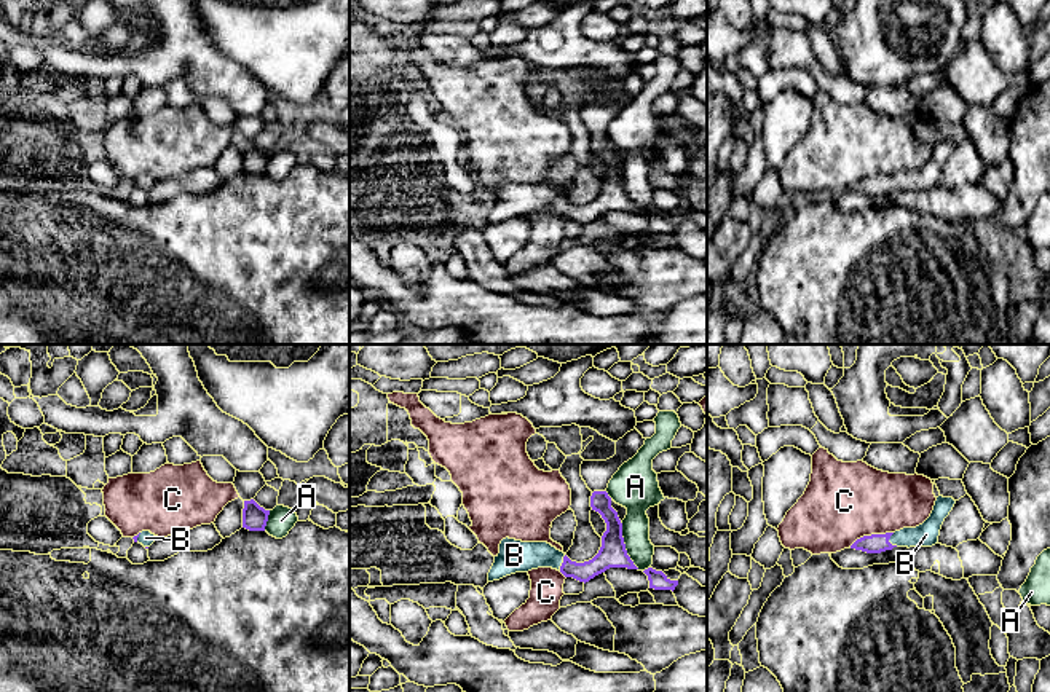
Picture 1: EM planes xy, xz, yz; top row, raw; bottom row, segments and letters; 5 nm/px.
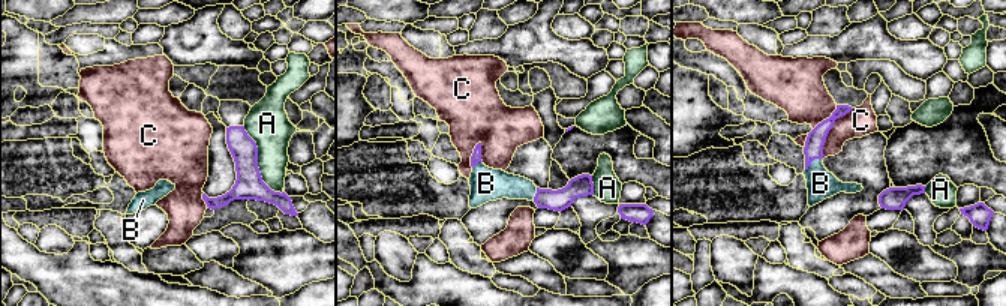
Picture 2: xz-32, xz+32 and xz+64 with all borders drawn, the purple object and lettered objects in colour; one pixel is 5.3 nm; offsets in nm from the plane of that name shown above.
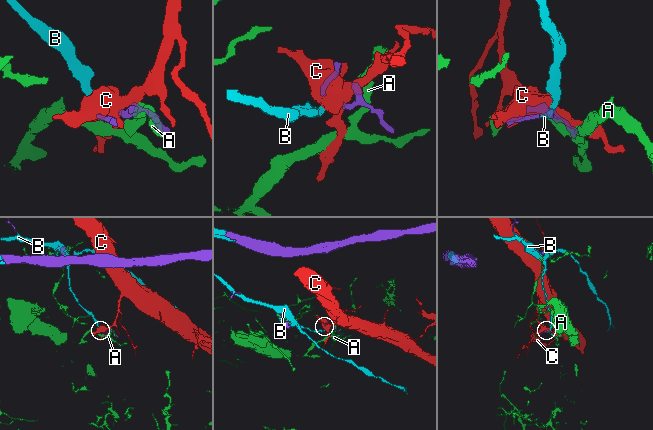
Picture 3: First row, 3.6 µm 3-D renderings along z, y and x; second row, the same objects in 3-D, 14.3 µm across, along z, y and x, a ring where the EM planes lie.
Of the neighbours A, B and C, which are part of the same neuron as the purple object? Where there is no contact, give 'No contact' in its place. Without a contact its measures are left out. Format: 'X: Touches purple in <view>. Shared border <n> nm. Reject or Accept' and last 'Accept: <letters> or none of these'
A: Touches purple in xz. Shared border 240 nm. Reject
B: Touches purple in yz. Shared border 80 nm. Accept
C: Touches purple in yz. Shared border 240 nm. Reject
Accept: B

